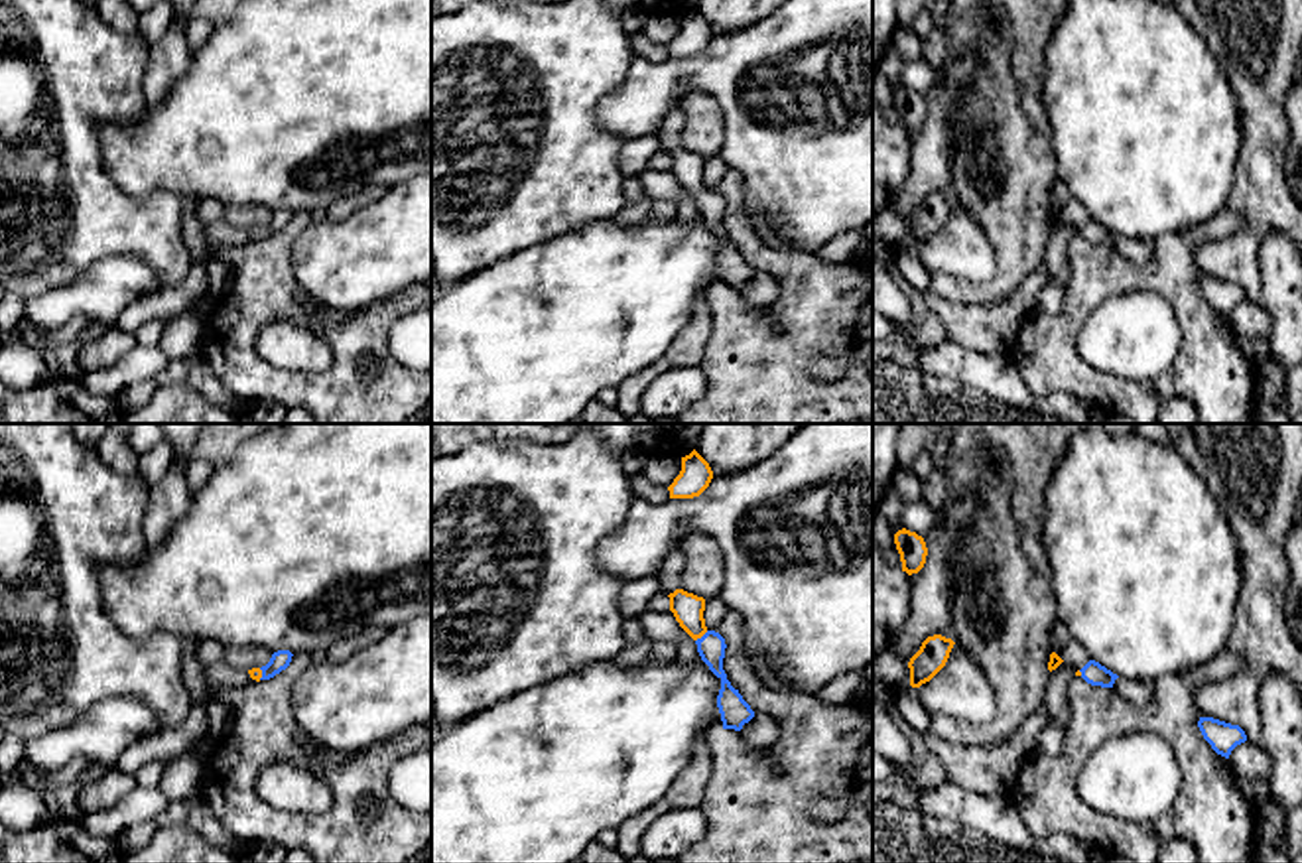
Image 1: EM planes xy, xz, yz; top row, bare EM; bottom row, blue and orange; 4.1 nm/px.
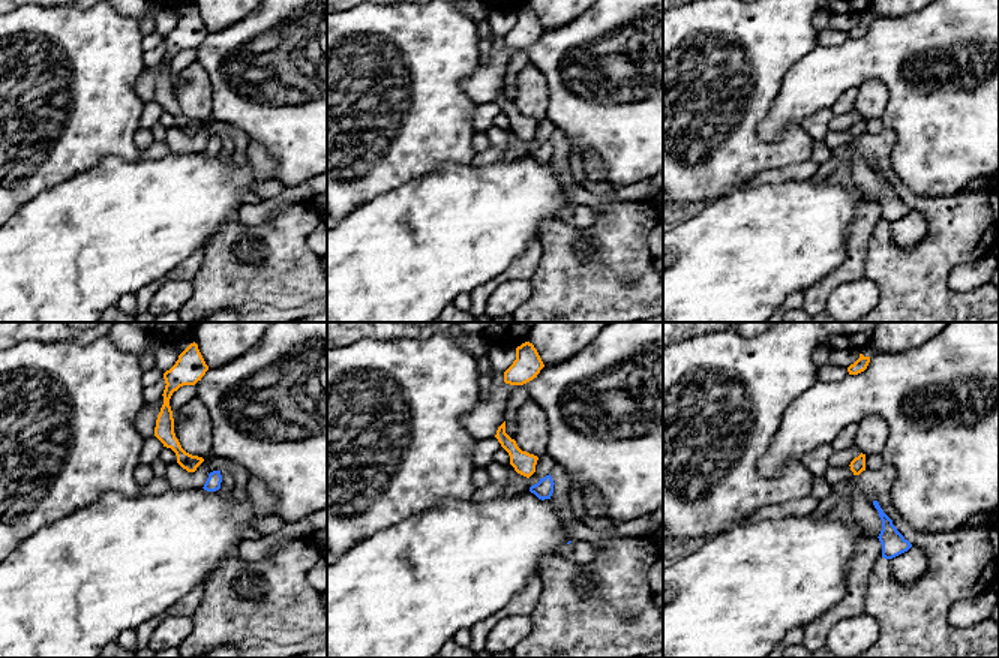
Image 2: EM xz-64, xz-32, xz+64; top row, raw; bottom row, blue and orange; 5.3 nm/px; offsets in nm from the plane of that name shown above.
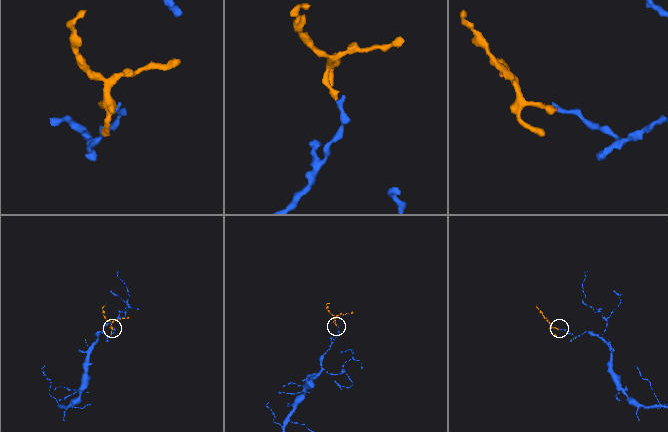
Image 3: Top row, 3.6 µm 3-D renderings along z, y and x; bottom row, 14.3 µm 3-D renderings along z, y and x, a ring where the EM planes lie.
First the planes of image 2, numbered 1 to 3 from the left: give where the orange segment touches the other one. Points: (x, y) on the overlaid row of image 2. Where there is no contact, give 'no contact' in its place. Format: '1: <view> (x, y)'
1: no contact
2: no contact
3: no contact

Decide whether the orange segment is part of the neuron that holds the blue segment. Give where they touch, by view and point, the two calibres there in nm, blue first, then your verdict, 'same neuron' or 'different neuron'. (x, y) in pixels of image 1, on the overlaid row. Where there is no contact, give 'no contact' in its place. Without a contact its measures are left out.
meets blue in xz at (704, 635); 110 nm thick on the blue side, 130 nm on the other; same neuron

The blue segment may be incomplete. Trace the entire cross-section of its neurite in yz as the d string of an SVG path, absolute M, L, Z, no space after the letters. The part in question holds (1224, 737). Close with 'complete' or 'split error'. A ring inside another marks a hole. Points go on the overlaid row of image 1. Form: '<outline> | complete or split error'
M1200 717L1198 727L1211 749L1225 759L1229 759L1237 745L1247 741L1247 735L1239 725L1231 725L1213 717Z | complete

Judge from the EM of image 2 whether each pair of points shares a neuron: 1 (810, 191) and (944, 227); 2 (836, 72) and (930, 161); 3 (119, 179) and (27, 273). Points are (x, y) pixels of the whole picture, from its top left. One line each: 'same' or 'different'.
1: different
2: same
3: same

